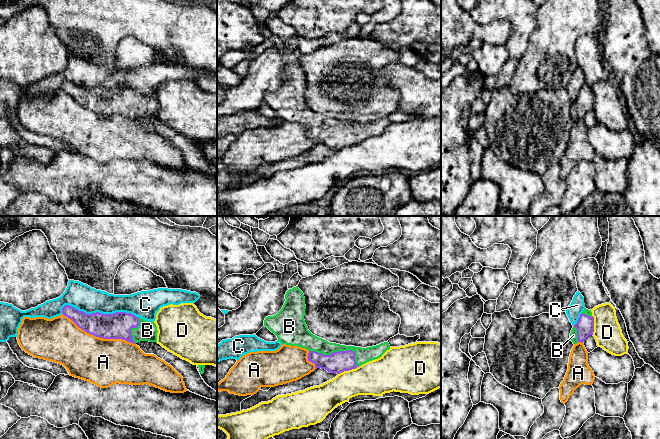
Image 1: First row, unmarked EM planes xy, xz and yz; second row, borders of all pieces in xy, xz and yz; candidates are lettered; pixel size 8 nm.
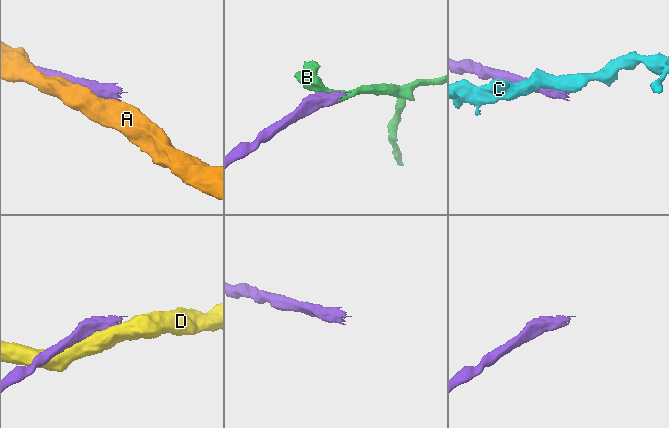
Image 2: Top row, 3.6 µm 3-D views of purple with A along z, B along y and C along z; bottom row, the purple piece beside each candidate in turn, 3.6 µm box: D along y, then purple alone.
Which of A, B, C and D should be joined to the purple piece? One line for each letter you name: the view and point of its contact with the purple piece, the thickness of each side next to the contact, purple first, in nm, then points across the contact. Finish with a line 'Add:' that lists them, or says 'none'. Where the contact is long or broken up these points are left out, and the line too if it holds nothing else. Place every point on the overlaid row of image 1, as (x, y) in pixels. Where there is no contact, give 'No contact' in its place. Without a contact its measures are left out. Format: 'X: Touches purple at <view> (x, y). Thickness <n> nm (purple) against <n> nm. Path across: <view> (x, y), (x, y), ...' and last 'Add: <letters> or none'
B: Touches purple at xz (339, 351). Thickness 170 nm (purple) against 130 nm
Add: B

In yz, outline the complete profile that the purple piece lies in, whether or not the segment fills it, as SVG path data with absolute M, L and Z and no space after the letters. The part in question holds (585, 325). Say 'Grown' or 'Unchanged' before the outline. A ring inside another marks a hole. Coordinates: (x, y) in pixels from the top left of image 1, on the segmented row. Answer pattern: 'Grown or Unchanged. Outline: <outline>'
Grown. Outline: M584 309L580 314L577 323L573 326L570 338L573 344L578 342L583 343L584 340L589 336L593 335L594 332L594 317L592 316L591 310Z

